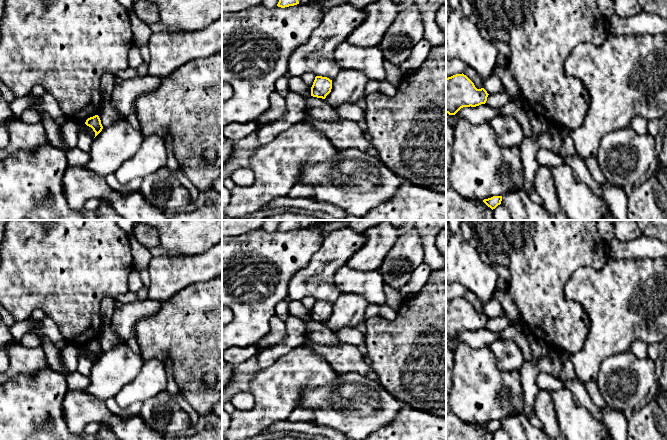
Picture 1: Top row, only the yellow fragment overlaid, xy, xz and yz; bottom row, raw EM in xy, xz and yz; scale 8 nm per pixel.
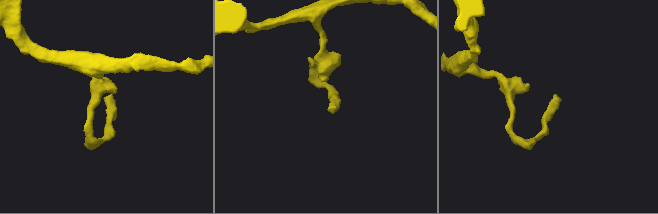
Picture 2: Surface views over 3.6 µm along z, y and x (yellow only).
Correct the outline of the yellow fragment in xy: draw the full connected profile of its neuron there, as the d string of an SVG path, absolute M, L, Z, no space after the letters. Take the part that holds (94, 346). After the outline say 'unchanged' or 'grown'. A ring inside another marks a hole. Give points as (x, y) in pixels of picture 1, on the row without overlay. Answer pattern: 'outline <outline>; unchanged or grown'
outline M98 339L90 341L86 344L85 348L93 353L95 361L102 355L103 350Z; unchanged

